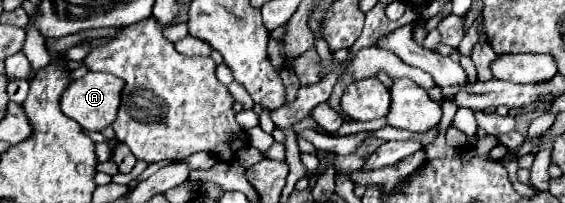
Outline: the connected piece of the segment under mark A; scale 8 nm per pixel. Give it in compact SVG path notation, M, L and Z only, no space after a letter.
M87 72L83 78L73 80L69 84L69 88L63 92L61 110L67 118L75 120L81 128L85 128L89 132L101 132L107 126L111 126L113 120L117 118L117 110L119 110L119 102L121 102L121 88L123 88L123 80L113 74Z

